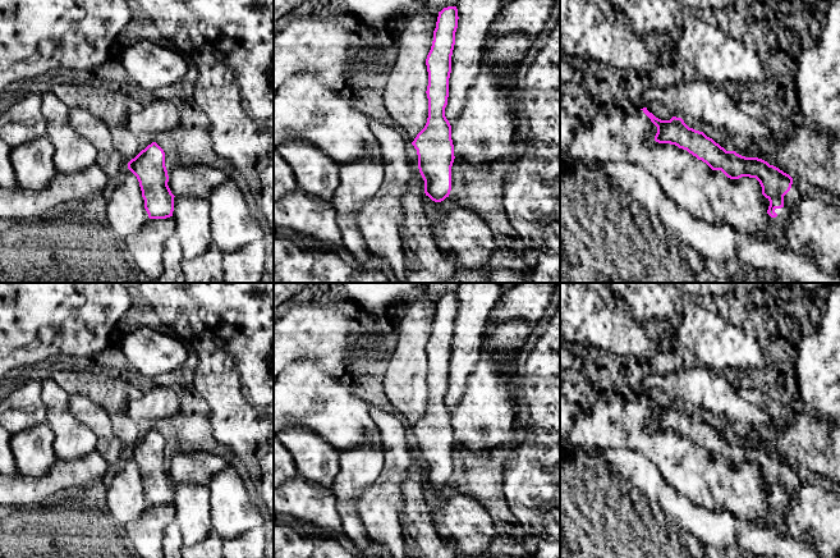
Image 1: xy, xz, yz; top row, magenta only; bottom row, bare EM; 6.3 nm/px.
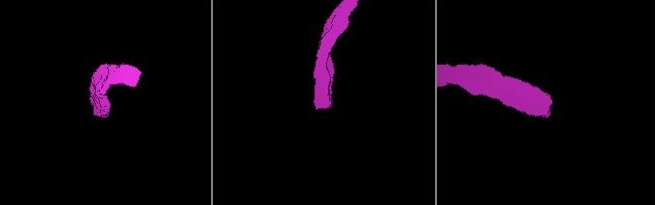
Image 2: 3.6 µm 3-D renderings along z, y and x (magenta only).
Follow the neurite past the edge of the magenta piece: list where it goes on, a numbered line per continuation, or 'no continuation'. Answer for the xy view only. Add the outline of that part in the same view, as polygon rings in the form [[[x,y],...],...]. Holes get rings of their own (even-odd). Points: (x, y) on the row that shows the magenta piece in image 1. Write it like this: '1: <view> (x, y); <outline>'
no continuation

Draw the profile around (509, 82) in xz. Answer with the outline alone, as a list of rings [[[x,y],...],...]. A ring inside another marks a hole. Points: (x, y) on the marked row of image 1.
[[[519,65],[514,70],[508,70],[499,81],[506,93],[505,102],[509,108],[509,113],[514,116],[515,133],[518,133],[518,129],[522,124],[522,119],[517,113],[518,96],[519,96],[519,87],[518,87],[518,79],[517,79],[518,68]]]

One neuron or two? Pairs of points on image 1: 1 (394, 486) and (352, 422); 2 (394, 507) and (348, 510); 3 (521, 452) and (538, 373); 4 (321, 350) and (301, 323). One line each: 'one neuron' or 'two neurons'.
1: two neurons
2: two neurons
3: one neuron
4: one neuron

